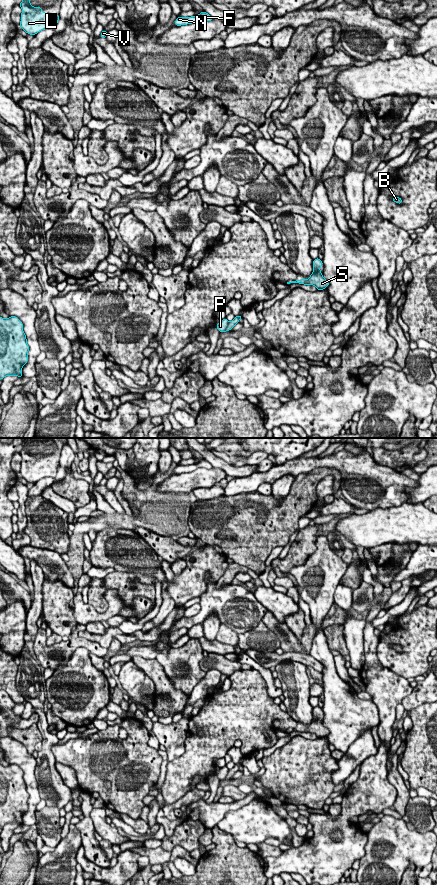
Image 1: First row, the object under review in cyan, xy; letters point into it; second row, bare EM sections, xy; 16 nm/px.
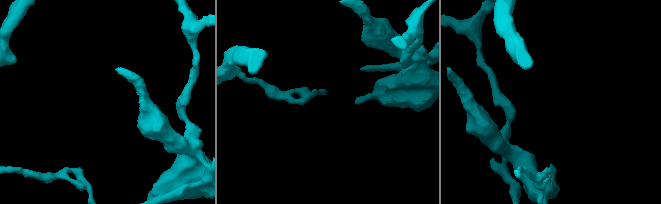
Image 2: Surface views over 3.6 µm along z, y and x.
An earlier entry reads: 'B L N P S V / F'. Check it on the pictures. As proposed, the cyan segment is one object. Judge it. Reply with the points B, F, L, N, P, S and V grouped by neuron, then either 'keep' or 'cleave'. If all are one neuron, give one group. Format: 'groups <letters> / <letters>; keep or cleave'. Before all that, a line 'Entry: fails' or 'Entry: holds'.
Entry: fails
groups B F L N P V / S; cleave

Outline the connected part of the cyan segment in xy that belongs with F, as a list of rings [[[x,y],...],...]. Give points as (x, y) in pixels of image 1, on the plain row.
[[[201,460],[197,464],[191,464],[191,465],[177,465],[175,468],[175,473],[176,474],[181,474],[181,473],[187,473],[187,472],[192,472],[196,470],[197,468],[206,468],[206,469],[212,469],[213,466],[207,461],[207,460]]]

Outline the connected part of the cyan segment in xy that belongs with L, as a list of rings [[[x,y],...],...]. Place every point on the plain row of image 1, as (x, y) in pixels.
[[[22,438],[23,449],[19,452],[22,461],[20,474],[27,482],[36,483],[45,477],[55,478],[59,462],[49,462],[42,459],[41,455],[35,456],[30,452],[31,438]]]

